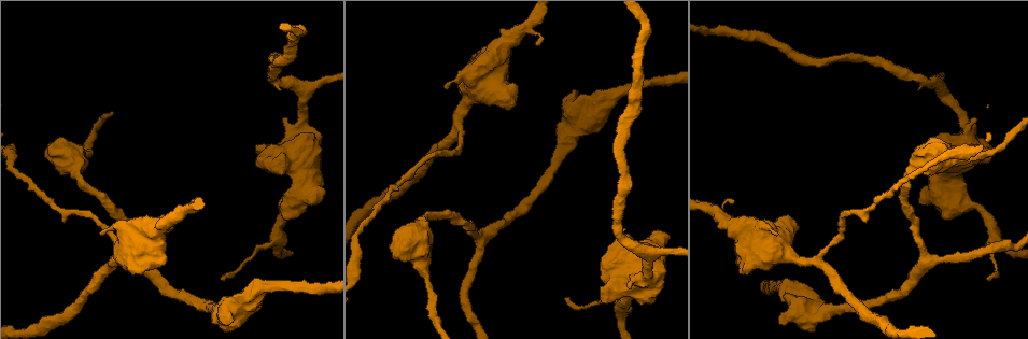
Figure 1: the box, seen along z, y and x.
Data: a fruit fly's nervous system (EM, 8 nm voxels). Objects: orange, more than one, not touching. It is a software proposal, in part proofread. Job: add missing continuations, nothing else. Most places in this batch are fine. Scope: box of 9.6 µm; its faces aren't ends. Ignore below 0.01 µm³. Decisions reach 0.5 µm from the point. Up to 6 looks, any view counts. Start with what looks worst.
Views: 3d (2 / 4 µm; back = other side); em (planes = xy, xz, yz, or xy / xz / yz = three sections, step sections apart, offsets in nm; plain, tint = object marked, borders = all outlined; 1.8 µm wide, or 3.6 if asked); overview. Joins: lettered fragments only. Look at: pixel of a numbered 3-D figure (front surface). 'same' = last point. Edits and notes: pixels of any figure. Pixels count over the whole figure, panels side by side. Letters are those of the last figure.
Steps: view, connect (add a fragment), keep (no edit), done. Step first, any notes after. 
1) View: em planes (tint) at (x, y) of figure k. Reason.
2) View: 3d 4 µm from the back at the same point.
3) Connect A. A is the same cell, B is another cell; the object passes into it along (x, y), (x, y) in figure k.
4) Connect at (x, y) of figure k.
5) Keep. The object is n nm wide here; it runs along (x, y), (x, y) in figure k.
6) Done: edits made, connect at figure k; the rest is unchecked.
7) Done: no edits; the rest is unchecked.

View: em planes (tint) at (976, 121) of figure 1. Stops while still wide.

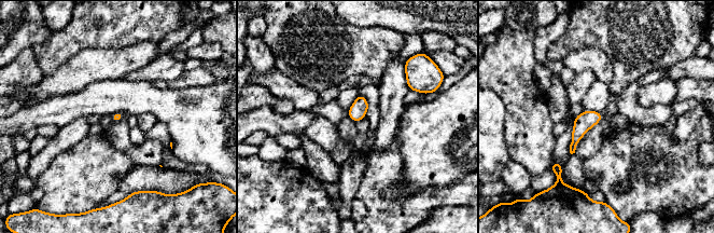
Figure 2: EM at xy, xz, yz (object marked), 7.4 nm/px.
View: em planes (borders) at the same point.

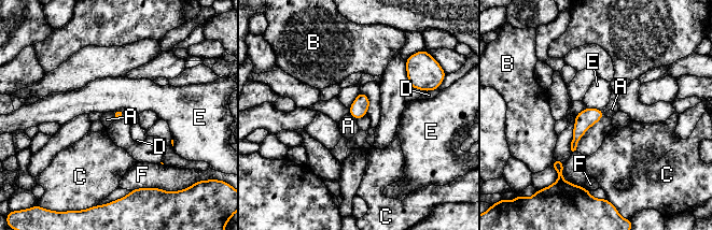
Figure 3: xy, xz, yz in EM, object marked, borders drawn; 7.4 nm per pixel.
Keep. The longest contact is with E, 140 nm; A, B, C, D, E and F are other cells; none of them fits.

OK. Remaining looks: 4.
View: 3d 4 µm from the back at (100, 234) of figure 1. Free end.

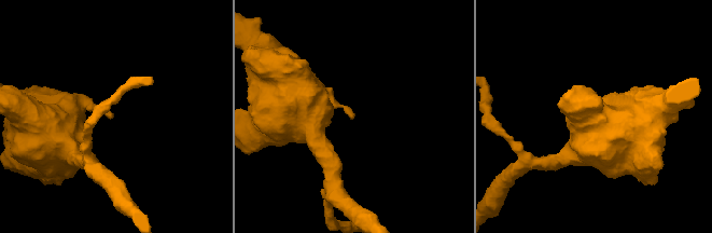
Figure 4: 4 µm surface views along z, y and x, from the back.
View: em planes (borders) at (111, 115) of figure 4. Need the tissue.

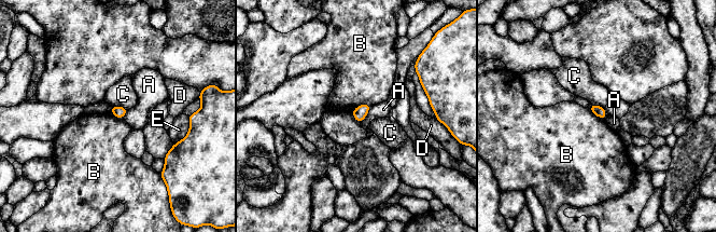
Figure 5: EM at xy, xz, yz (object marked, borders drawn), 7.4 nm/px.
Keep. A, B, C, D and E are other cells; a border runs along (371, 105), (362, 103), (351, 111) in figure 5; none of them fits.

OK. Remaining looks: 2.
Done: no edits; the rest is unchecked.

